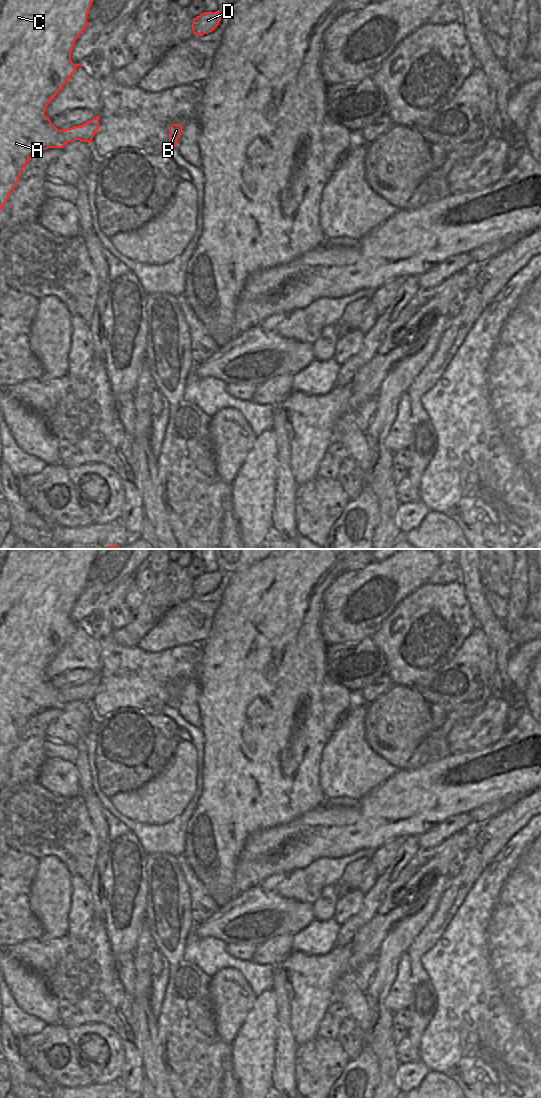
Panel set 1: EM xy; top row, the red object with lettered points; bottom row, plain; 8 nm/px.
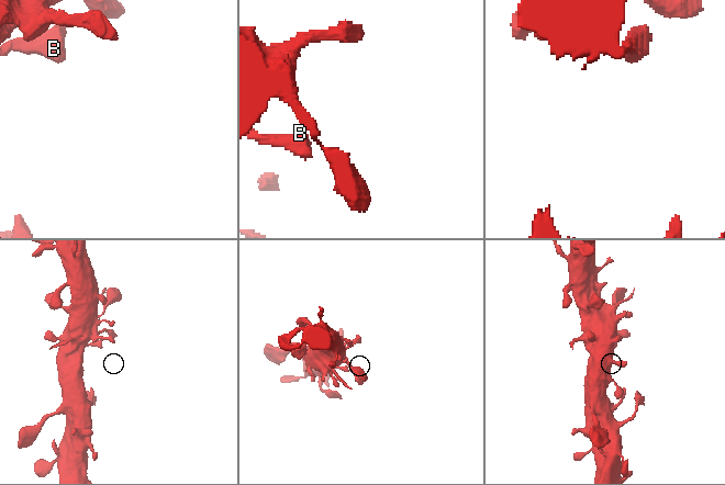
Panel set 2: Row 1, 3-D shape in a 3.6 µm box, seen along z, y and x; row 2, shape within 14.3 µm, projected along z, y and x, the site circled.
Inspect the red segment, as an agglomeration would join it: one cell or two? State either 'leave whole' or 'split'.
leave whole

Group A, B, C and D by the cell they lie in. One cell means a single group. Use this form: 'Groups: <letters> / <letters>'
Groups: A B C D

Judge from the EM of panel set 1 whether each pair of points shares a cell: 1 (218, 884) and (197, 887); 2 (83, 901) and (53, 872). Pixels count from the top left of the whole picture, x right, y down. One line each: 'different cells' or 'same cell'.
1: different cells
2: different cells

